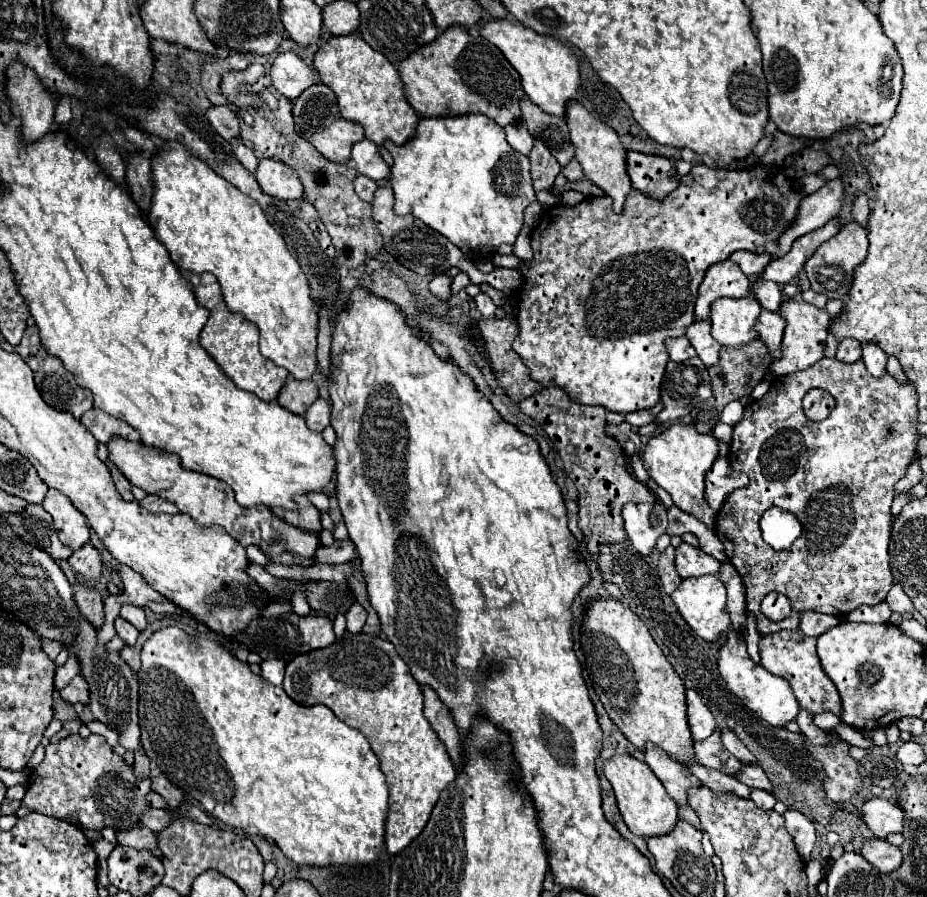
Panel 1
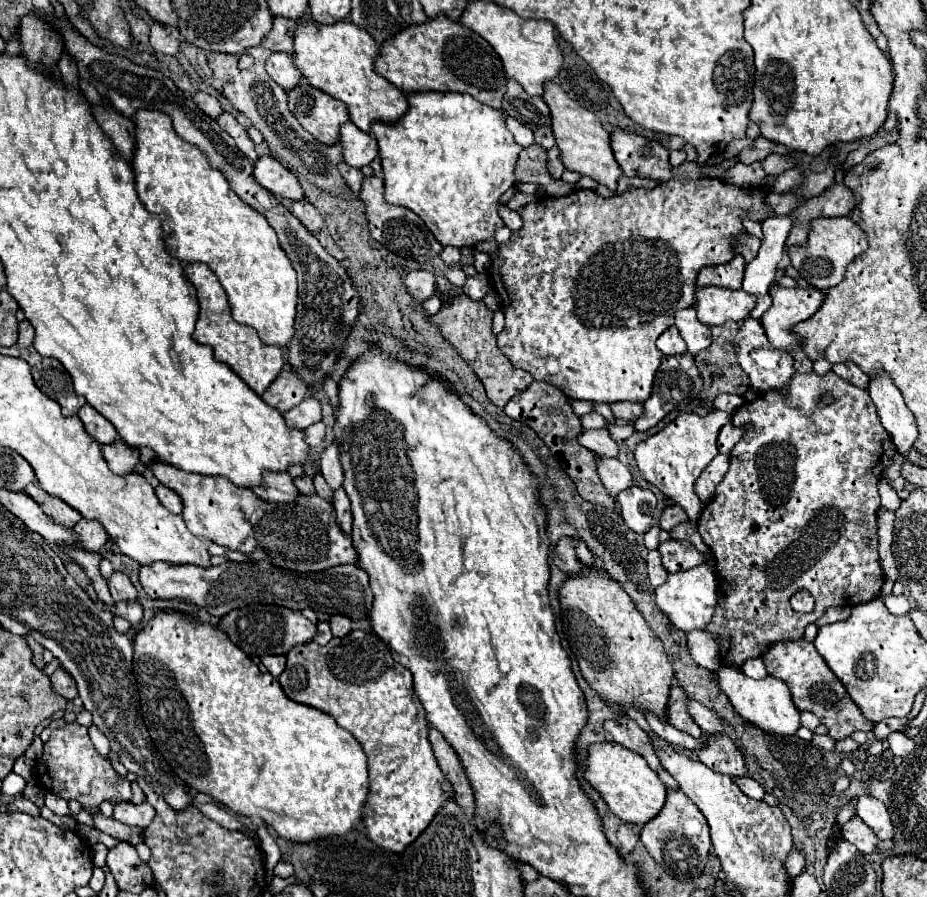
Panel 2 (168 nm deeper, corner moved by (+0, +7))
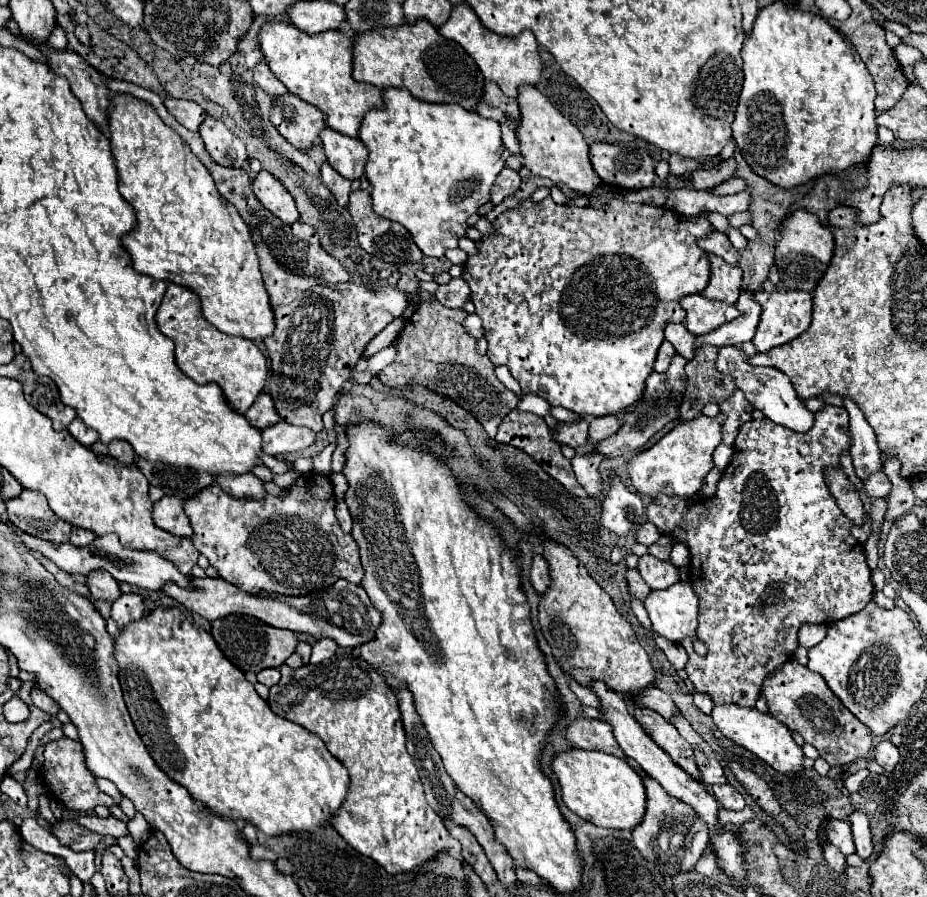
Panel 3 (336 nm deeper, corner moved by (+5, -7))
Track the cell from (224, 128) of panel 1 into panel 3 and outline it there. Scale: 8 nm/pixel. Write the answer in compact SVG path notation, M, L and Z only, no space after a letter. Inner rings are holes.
M165 98L163 100L167 110L187 128L187 130L199 130L203 118L207 118L207 112L191 100L175 100L175 98Z

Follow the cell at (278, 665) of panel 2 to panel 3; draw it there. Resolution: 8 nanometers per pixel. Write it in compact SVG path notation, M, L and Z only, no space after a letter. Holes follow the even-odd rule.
M267 668L267 670L259 672L259 674L257 674L257 680L259 680L261 684L265 684L267 688L271 688L273 684L279 682L279 668Z

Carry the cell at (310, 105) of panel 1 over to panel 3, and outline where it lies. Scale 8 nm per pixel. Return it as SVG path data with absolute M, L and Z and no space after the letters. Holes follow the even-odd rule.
M293 94L275 98L271 122L285 140L301 150L315 146L319 134L327 128L325 116L319 114L319 108L303 102Z

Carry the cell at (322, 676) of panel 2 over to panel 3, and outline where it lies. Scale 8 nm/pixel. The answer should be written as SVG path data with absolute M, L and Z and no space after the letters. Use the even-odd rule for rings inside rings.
M343 648L337 650L337 654L327 662L315 666L307 664L301 668L289 668L287 664L283 664L279 670L281 682L271 686L271 694L267 700L271 710L317 734L325 742L329 752L337 760L341 760L349 770L349 794L331 820L333 828L343 836L343 840L347 840L359 854L379 862L389 874L409 872L441 850L455 848L455 856L461 856L459 842L451 838L439 814L435 814L435 810L431 810L431 806L425 800L417 766L405 748L407 736L399 714L399 700L397 694L385 682L385 678L379 672L375 672L375 668L369 662Z

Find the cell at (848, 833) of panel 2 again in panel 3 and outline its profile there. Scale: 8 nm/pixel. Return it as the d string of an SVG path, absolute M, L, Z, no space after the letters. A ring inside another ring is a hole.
M831 820L829 826L827 826L827 838L845 856L855 854L855 842L851 838L851 824L847 820Z

